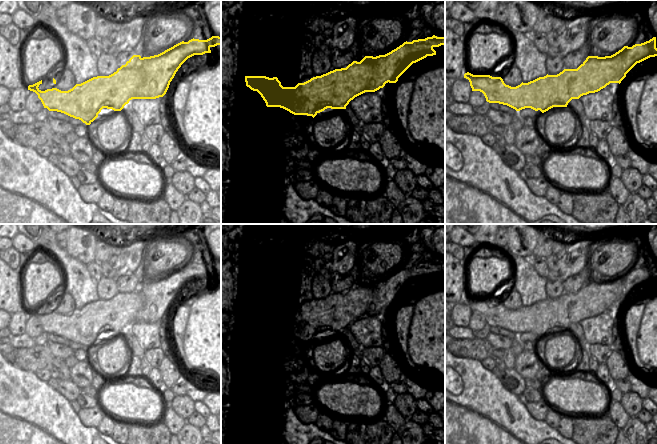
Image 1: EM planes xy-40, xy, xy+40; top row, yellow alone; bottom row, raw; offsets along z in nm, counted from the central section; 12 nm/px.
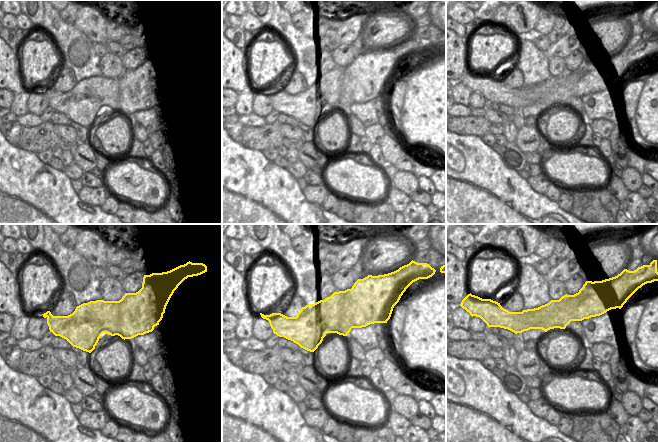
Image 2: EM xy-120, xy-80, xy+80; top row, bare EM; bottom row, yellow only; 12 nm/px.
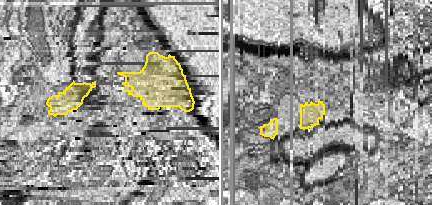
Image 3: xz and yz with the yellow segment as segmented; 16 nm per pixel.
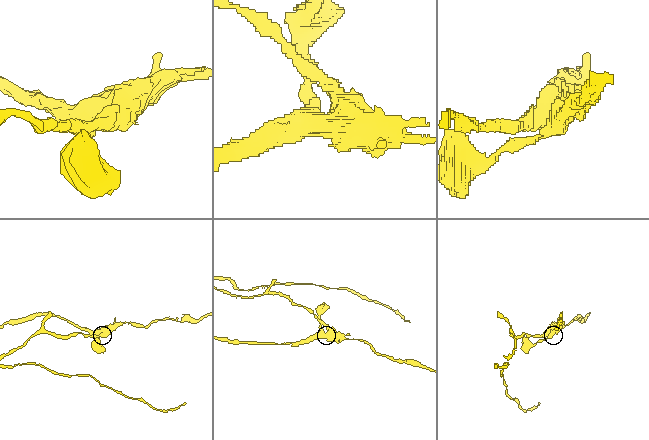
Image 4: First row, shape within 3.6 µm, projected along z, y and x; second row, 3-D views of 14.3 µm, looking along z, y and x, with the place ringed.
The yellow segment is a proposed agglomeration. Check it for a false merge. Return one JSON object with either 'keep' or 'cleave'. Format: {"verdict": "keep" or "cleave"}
{"verdict": "cleave"}

